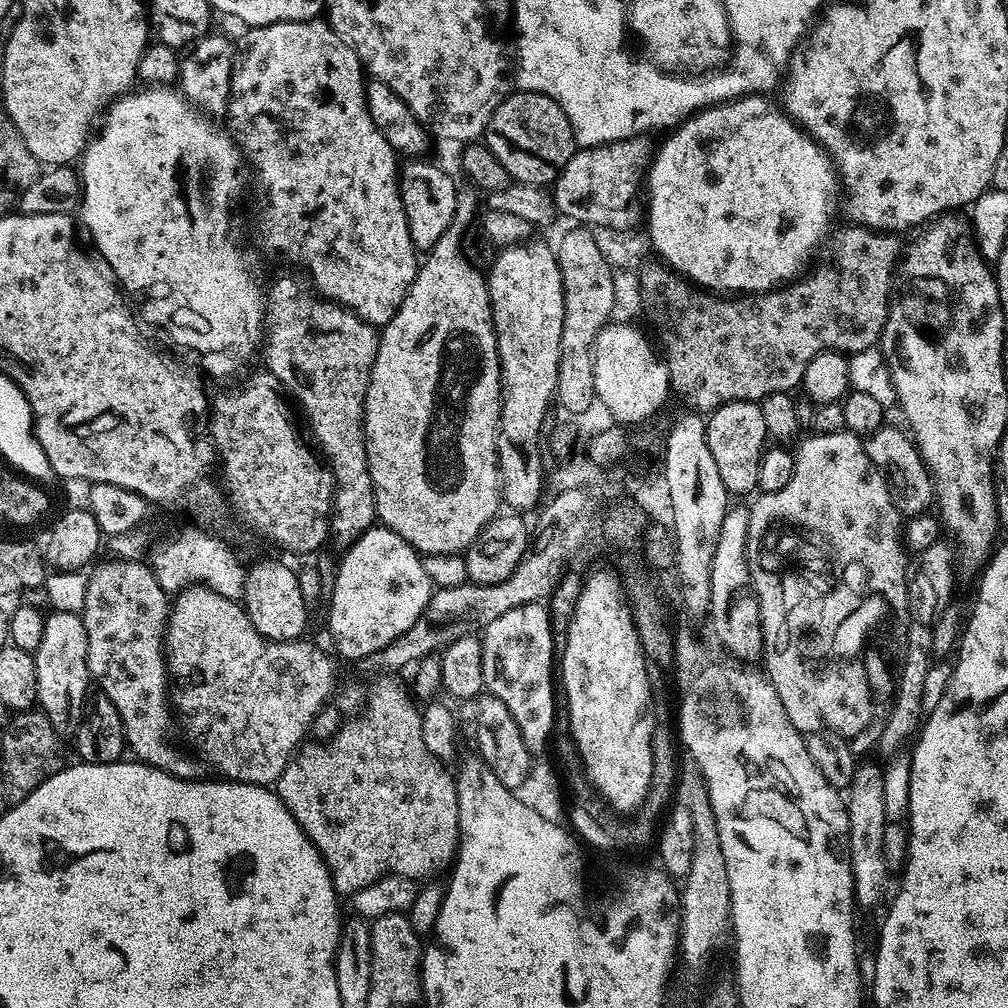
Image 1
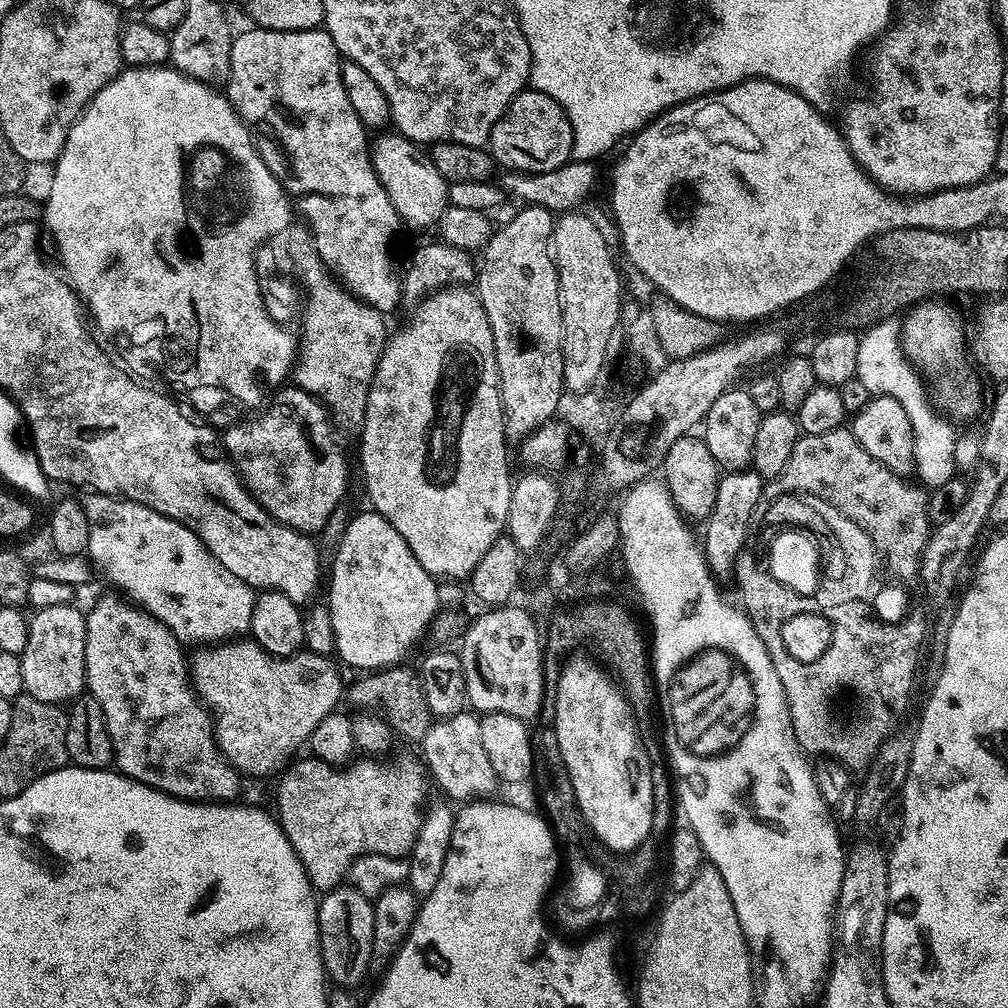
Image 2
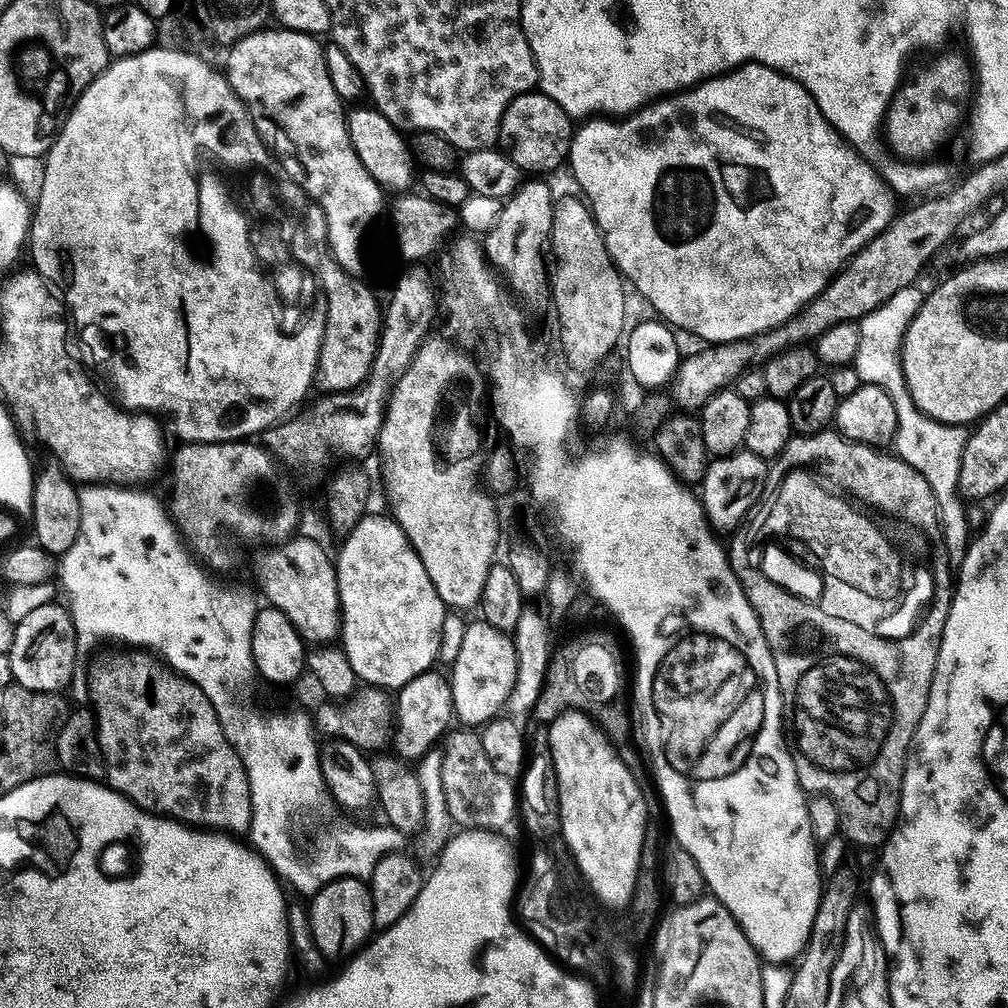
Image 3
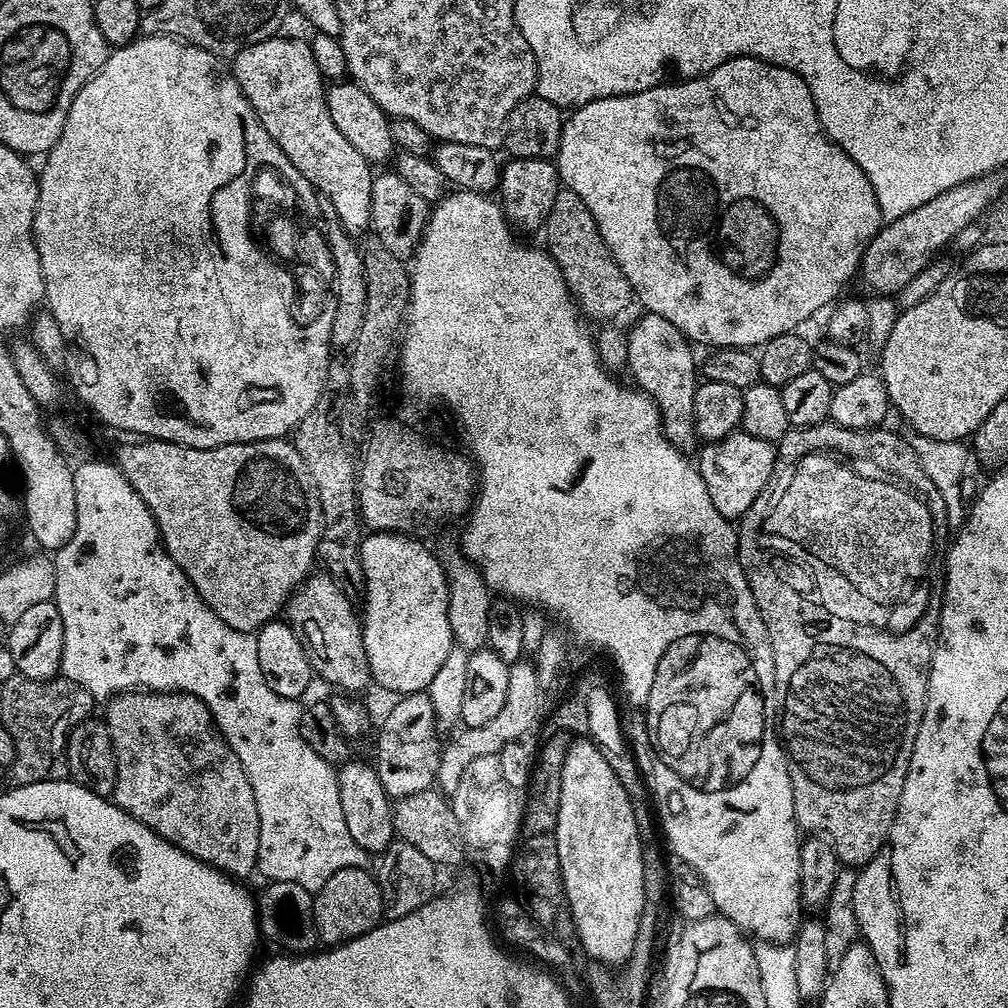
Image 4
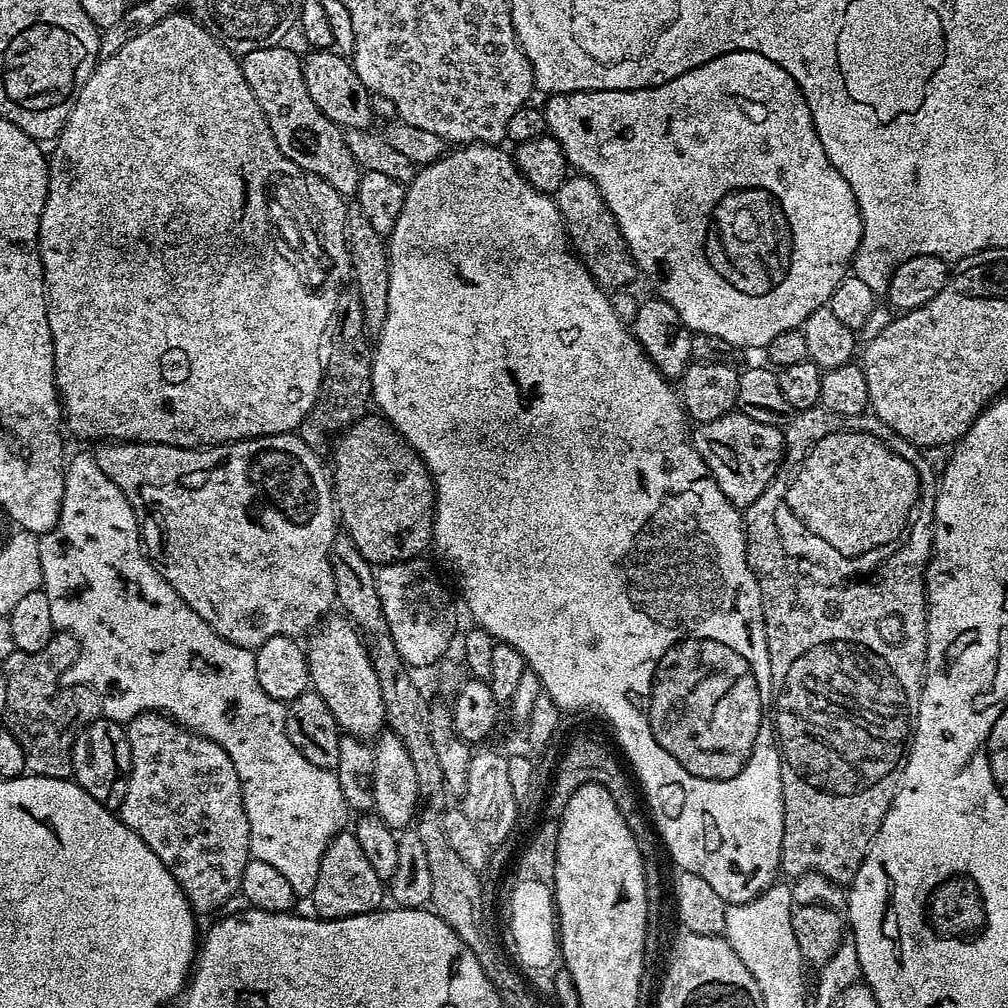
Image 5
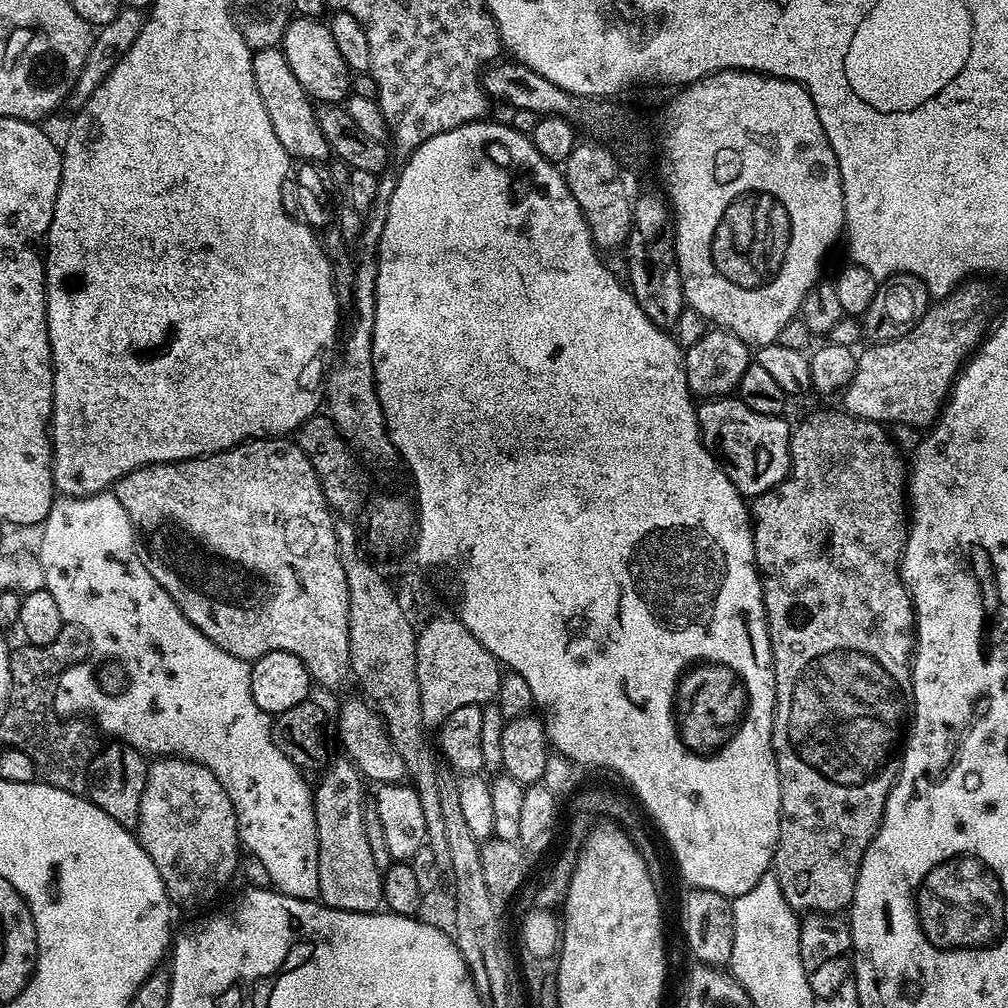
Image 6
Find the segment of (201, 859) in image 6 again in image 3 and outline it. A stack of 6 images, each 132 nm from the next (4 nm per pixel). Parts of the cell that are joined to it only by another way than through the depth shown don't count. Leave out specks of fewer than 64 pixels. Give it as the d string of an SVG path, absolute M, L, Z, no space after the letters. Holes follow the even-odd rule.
M148 650L126 651L130 652L108 652L105 656L98 657L92 664L92 673L88 676L88 696L92 699L90 708L96 717L96 733L104 755L108 787L113 788L115 792L121 792L127 800L134 802L147 812L179 820L181 824L191 824L205 830L223 830L229 834L247 833L252 826L250 782L246 770L242 766L242 758L238 758L234 746L230 746L230 742L218 722L218 714L214 710L210 698L206 698L206 694L202 694L202 690L193 680L183 676L180 672L175 672L171 665L165 663L159 655Z

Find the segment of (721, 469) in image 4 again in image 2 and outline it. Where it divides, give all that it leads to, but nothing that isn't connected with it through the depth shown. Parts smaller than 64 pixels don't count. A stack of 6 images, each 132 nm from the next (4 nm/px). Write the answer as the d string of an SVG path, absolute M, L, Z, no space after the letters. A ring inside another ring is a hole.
M751 470L743 472L724 472L714 498L712 513L708 516L702 536L704 561L708 564L717 581L731 581L736 570L736 559L748 537L748 527L752 521L752 512L762 502L765 480Z

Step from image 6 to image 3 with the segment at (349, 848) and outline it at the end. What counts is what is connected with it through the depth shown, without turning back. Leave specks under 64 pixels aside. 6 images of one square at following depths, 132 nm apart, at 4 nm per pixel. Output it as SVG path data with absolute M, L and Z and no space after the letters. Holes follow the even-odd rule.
M341 876L330 882L321 892L311 897L312 906L307 909L313 942L328 962L347 961L356 955L373 935L372 889L355 876Z

